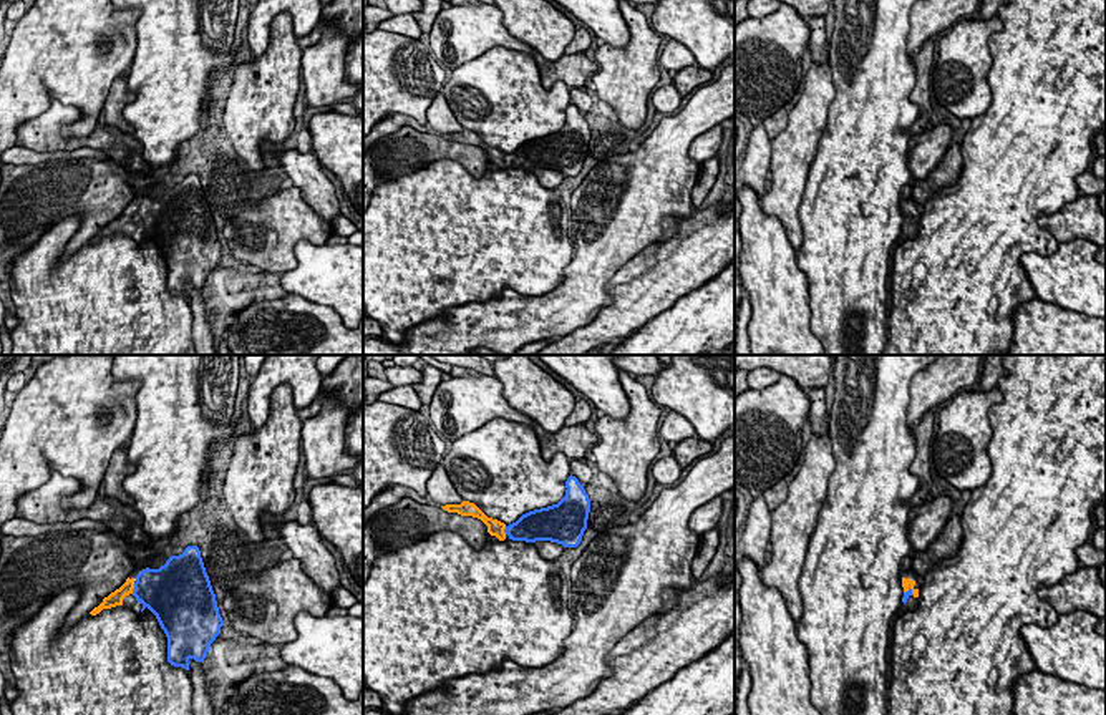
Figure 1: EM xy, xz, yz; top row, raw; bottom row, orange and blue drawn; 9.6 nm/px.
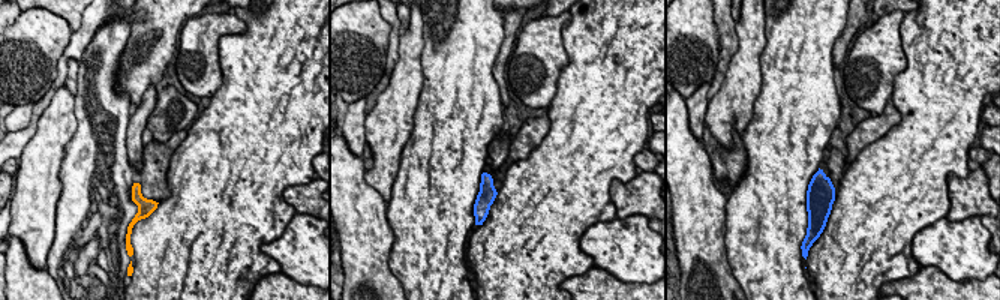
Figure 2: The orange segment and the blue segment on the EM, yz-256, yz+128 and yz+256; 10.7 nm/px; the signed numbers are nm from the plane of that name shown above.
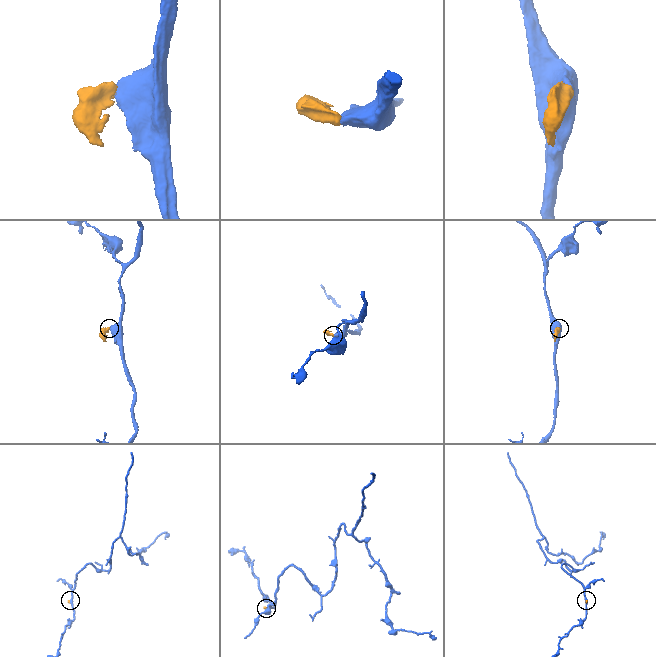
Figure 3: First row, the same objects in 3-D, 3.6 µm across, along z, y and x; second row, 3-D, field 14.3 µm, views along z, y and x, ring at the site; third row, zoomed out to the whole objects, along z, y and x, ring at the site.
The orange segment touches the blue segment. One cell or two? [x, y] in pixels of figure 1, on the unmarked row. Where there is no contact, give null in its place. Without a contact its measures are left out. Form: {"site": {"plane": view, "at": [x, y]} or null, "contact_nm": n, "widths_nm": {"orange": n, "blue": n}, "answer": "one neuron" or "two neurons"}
{"site": {"plane": "xy", "at": [133, 216]}, "contact_nm": 120, "widths_nm": {"orange": 140, "blue": 420}, "answer": "one neuron"}

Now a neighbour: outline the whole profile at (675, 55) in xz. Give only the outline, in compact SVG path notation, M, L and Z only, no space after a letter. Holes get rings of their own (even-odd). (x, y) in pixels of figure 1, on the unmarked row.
M670 40L658 58L658 65L680 71L682 68L696 65L696 58L685 45Z

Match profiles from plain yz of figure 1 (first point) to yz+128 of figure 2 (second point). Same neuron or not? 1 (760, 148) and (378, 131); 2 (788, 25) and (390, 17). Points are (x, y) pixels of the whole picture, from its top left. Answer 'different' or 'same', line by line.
1: different
2: different

